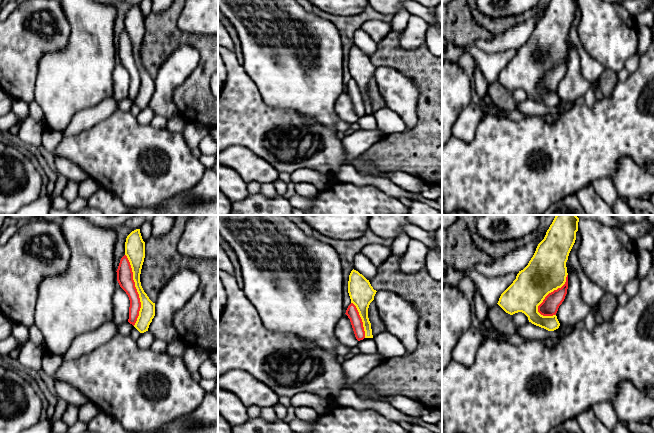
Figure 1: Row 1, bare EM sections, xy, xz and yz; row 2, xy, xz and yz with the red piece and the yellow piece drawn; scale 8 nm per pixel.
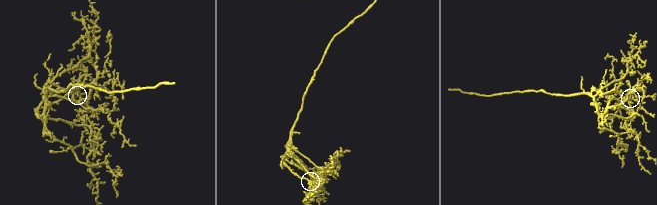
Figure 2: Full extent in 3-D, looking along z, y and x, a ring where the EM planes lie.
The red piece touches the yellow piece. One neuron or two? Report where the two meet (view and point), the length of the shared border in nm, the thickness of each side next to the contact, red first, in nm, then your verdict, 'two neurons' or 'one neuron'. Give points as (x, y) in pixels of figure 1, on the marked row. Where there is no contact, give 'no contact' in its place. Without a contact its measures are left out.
contact xy (136, 290); length 600 nm; calibres 130 and 130 nm; one neuron

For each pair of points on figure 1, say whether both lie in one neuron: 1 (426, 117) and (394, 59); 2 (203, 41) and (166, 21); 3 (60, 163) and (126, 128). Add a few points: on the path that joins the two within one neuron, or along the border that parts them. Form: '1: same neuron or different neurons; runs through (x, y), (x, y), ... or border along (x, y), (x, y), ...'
1: same neuron; runs through (425, 101), (425, 83), (410, 68)
2: same neuron; runs through (193, 39), (181, 38), (174, 31)
3: different neurons; border along (55, 153), (72, 161), (85, 173)

